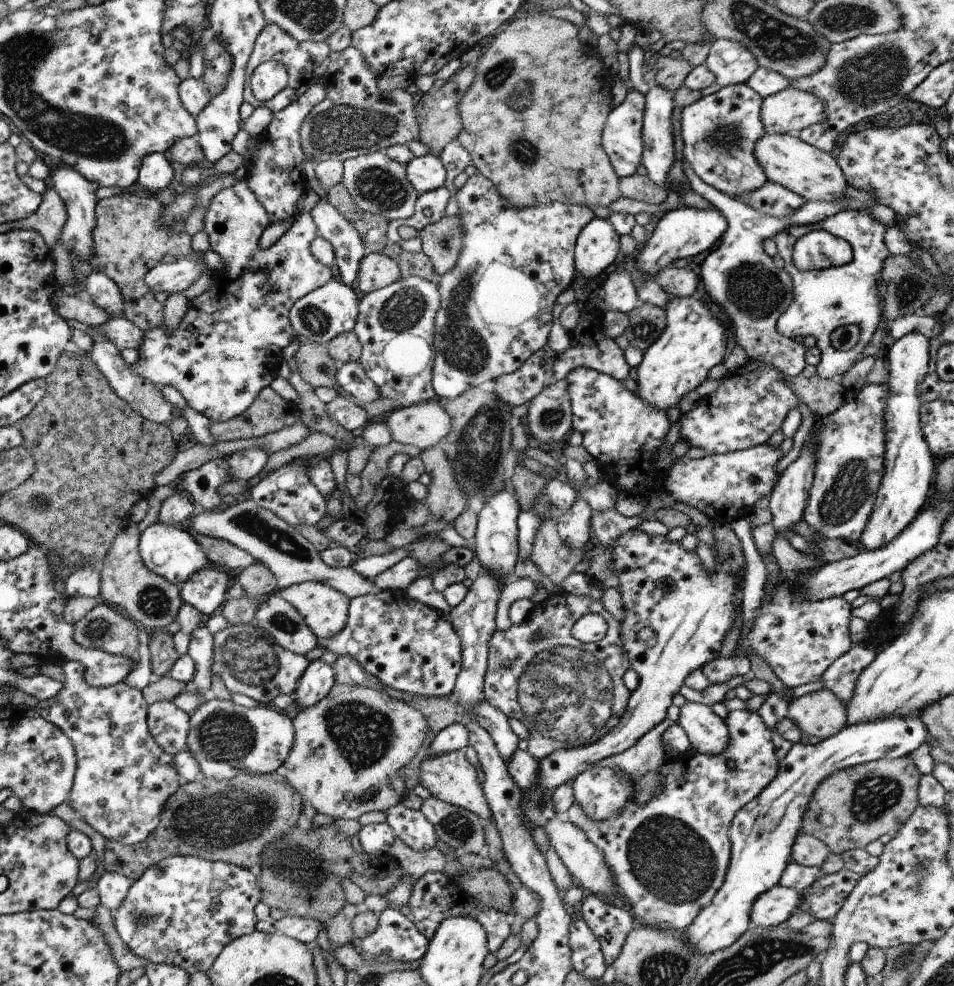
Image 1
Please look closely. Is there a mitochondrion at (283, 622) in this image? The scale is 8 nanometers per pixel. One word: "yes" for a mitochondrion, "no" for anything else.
yes

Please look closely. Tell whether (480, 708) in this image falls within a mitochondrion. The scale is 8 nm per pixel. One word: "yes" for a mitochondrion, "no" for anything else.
no

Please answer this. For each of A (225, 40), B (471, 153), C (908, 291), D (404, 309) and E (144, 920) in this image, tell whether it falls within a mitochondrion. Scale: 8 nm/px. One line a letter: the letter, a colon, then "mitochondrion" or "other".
A: other
B: other
C: mitochondrion
D: mitochondrion
E: mitochondrion

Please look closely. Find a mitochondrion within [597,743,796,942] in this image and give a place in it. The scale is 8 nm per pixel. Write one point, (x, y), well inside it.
(668, 861)

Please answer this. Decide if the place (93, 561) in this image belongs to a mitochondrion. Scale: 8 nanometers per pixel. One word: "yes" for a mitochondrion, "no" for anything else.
no

